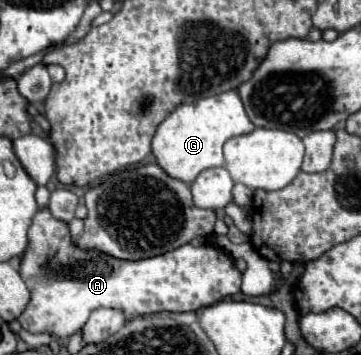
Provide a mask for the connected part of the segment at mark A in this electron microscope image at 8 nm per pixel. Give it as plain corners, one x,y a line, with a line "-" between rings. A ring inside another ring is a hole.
40,209
32,225
28,229
28,247
24,251
24,257
20,261
20,277
24,279
28,291
30,291
30,303
18,317
20,325
30,333
50,333
54,337
70,337
78,333
84,327
84,321
90,317
90,313
98,307
116,307
124,309
126,319
134,319
138,315
158,313
158,311
198,311
200,307
208,307
212,303
222,301
224,297
240,293
242,273
236,269
234,259
220,247
214,245
182,245
180,249
138,259
138,261
126,261
110,257
96,249
82,251
70,237
68,225
56,217
52,217
50,209

